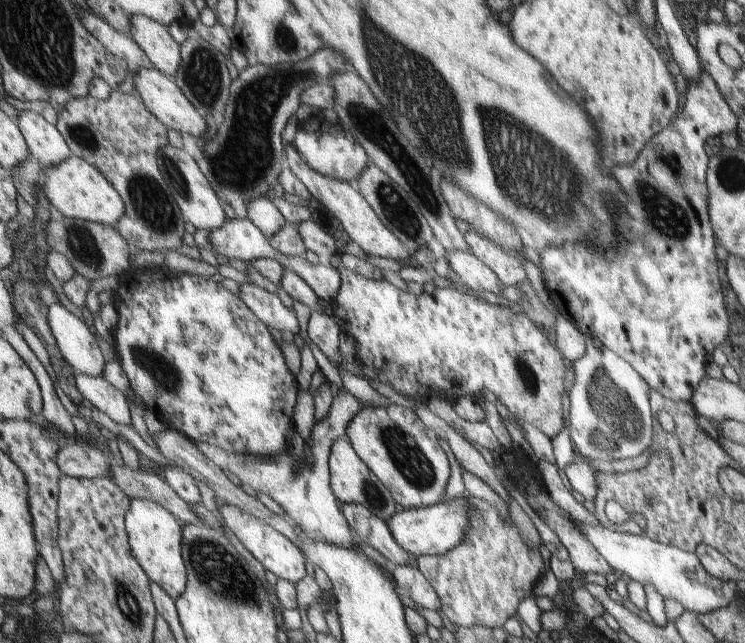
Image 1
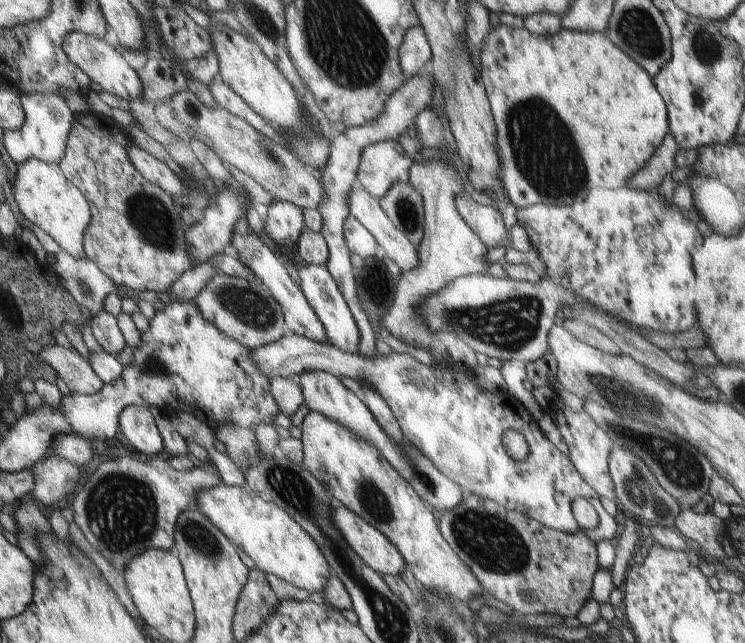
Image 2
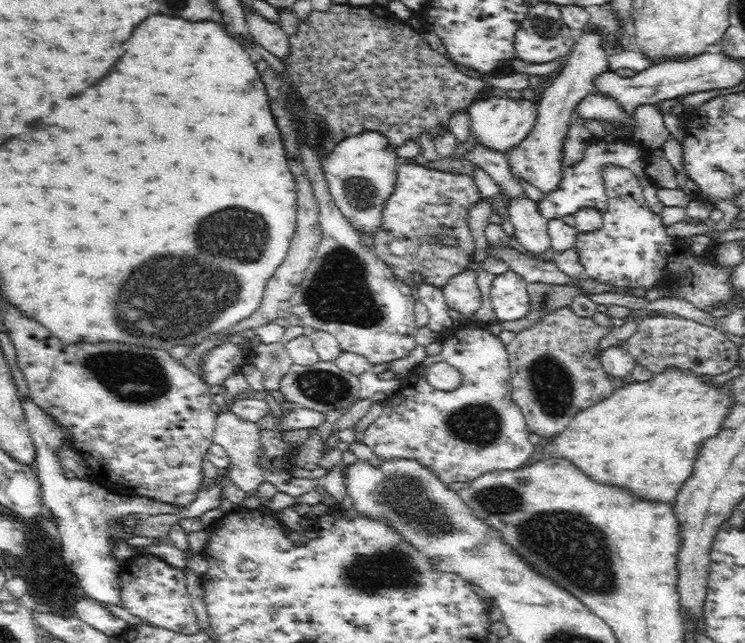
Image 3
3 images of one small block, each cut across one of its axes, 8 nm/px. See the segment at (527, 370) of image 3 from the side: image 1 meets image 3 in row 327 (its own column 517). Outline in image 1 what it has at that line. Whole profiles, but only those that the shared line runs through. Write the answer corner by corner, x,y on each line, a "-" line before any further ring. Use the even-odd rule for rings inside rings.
466,496
470,504
470,529
466,530
462,542
442,556
421,556
413,558
415,565
424,574
426,580
432,585
441,602
442,614
455,626
483,626
503,627
514,614
518,614
518,606
522,606
522,600
526,597
536,597
532,591
538,586
539,578
546,574
546,558
542,558
540,546
528,548
522,542
522,536
514,524
514,520
508,514
508,520
502,520
502,514
498,510
474,496

